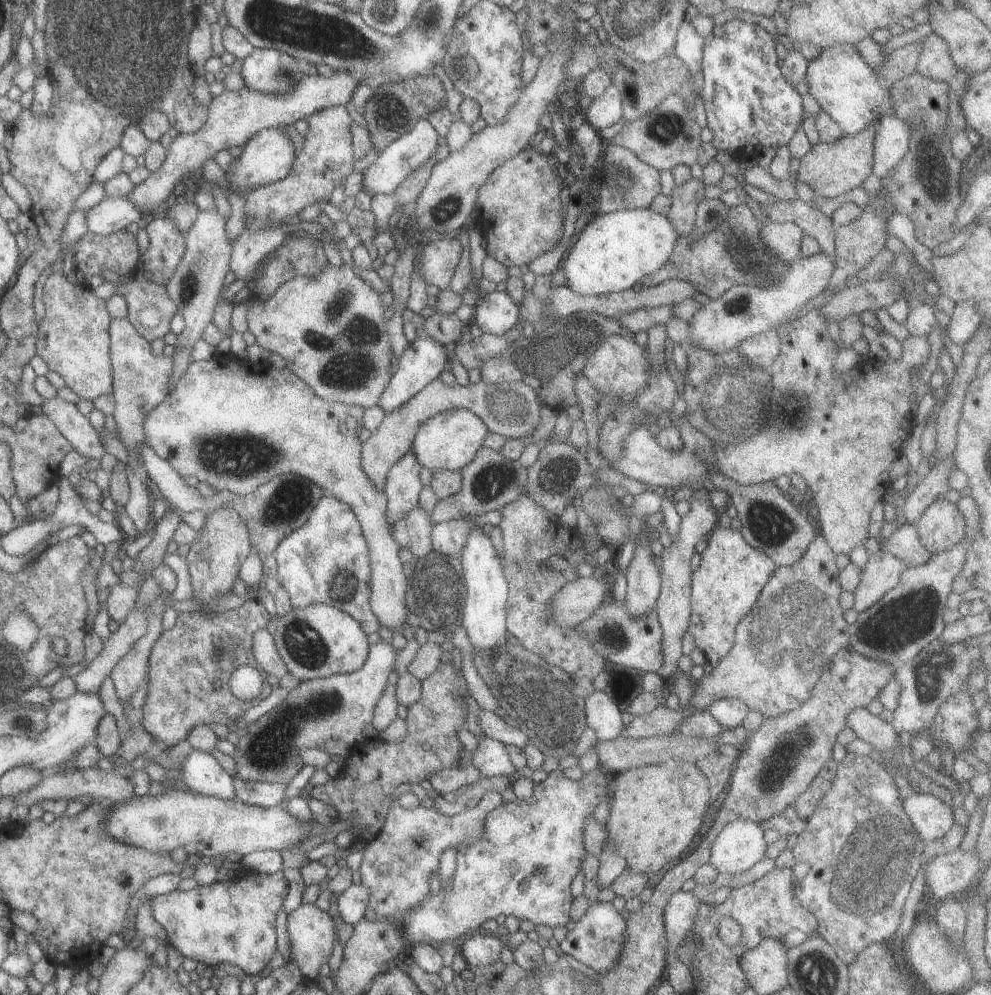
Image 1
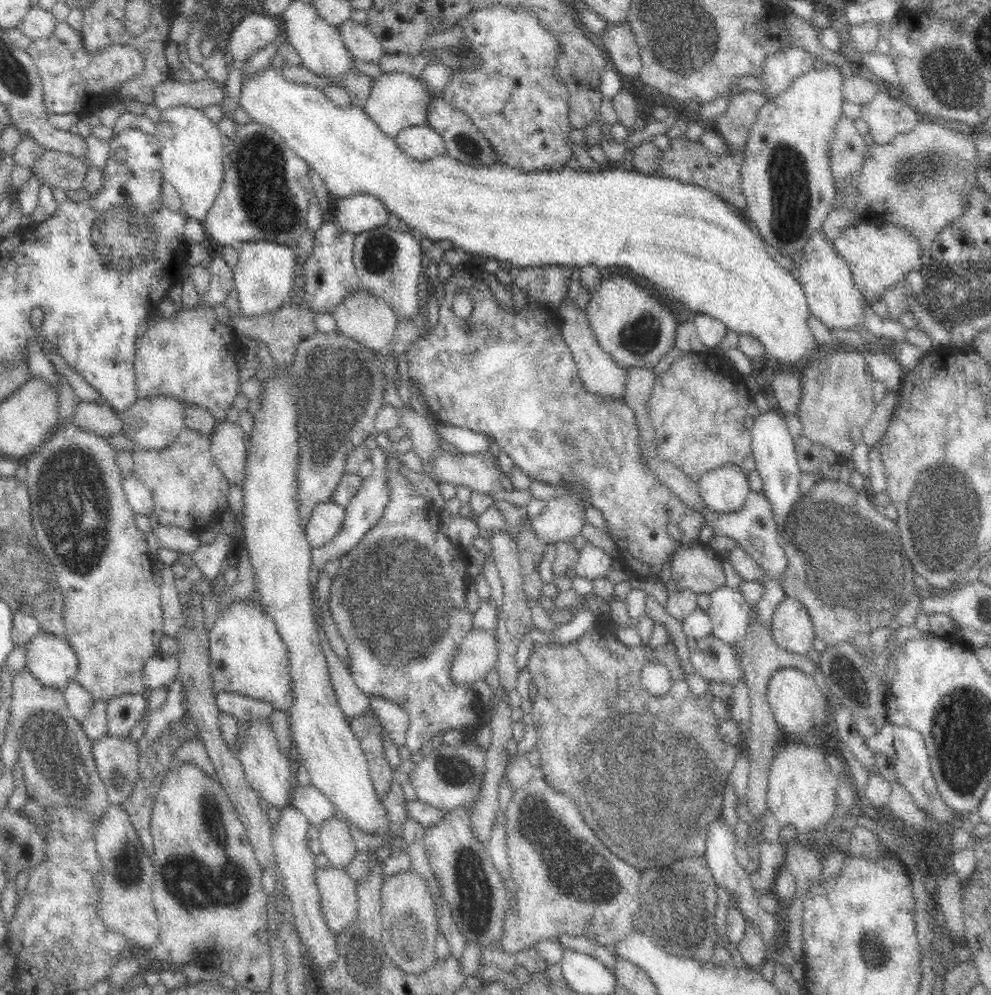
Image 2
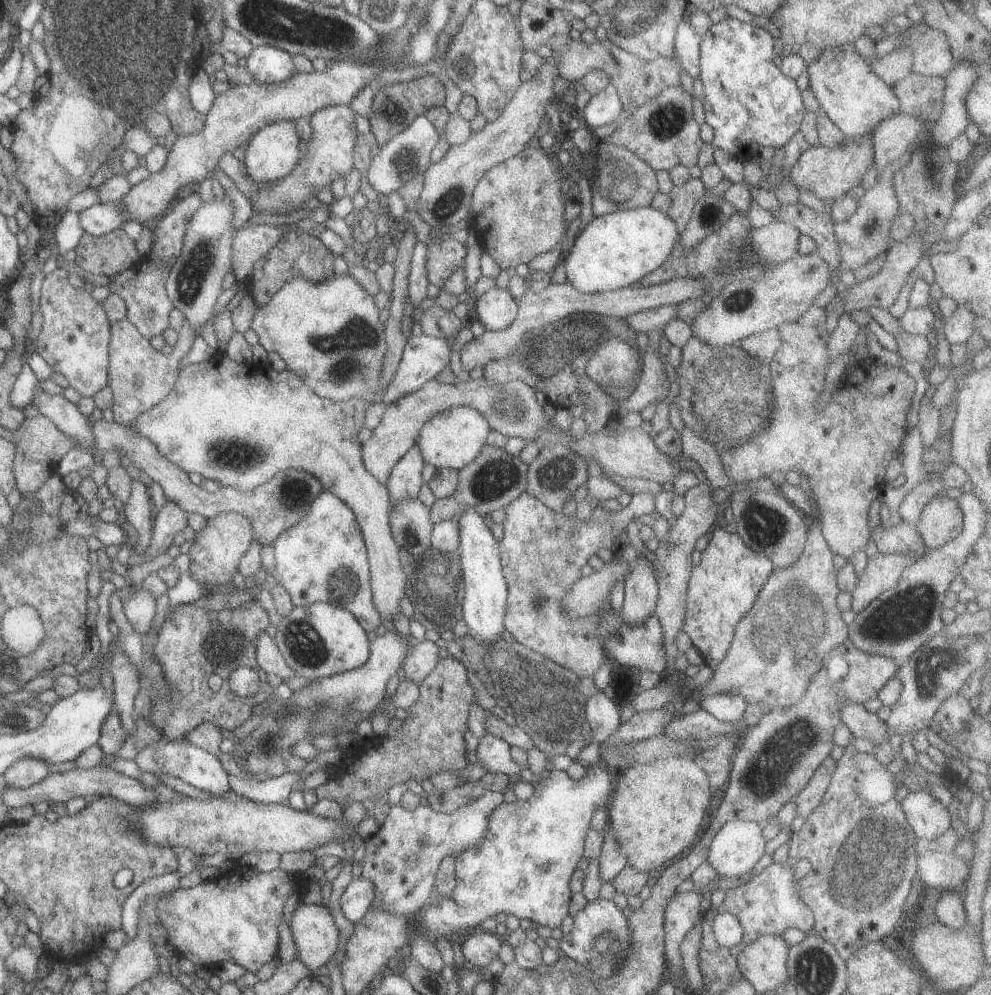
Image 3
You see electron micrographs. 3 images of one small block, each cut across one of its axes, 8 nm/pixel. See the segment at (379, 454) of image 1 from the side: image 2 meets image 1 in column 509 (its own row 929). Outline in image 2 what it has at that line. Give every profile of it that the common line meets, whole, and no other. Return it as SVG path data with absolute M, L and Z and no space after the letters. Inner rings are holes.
M412 870L387 877L382 886L381 942L385 954L399 969L410 974L424 972L437 960L435 942L439 934L434 891L430 883Z

